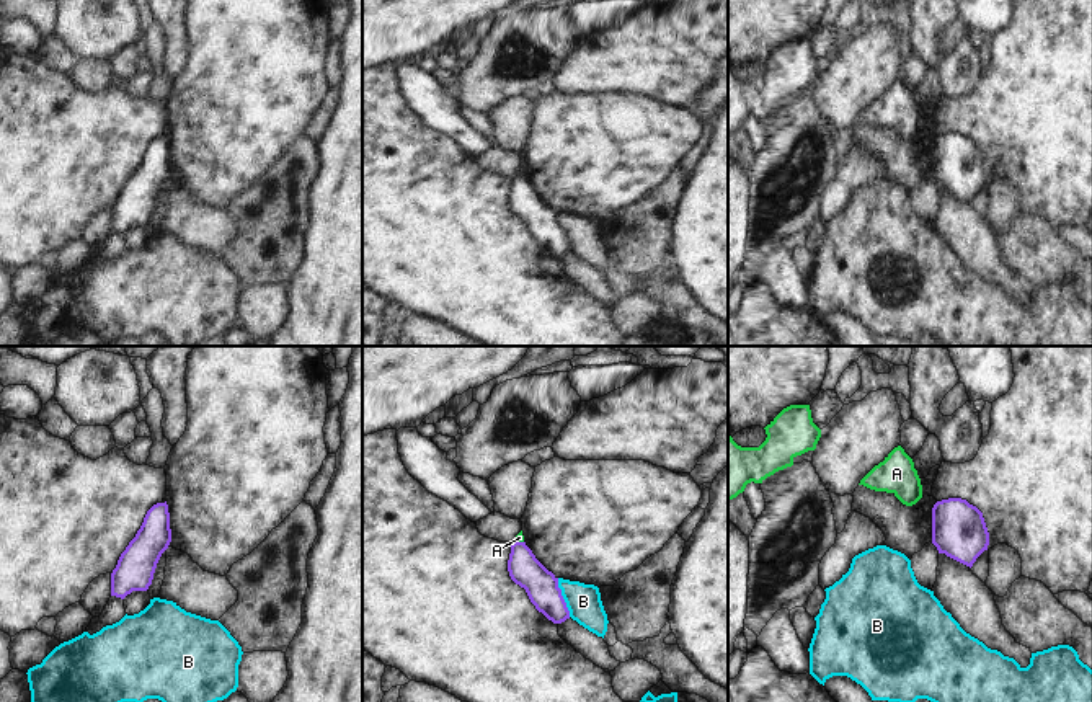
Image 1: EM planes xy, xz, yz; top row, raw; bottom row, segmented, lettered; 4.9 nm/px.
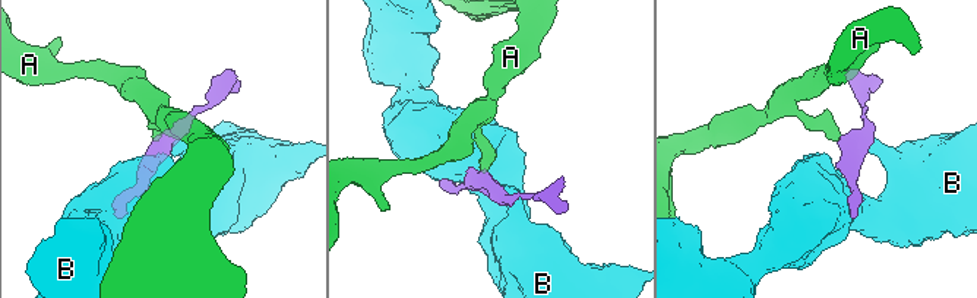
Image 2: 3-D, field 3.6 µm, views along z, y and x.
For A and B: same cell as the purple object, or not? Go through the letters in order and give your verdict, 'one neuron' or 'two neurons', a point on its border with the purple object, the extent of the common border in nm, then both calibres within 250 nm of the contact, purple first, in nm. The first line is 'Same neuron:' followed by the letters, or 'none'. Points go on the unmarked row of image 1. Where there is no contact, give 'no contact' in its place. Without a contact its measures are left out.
Same neuron: none
A: two neurons; meets purple in xz at (519, 177); contact 40 nm long; 160 nm thick on the purple side, 50 nm on the other
B: two neurons; meets purple in xz at (562, 232); contact 200 nm long; 160 nm thick on the purple side, 170 nm on the other

